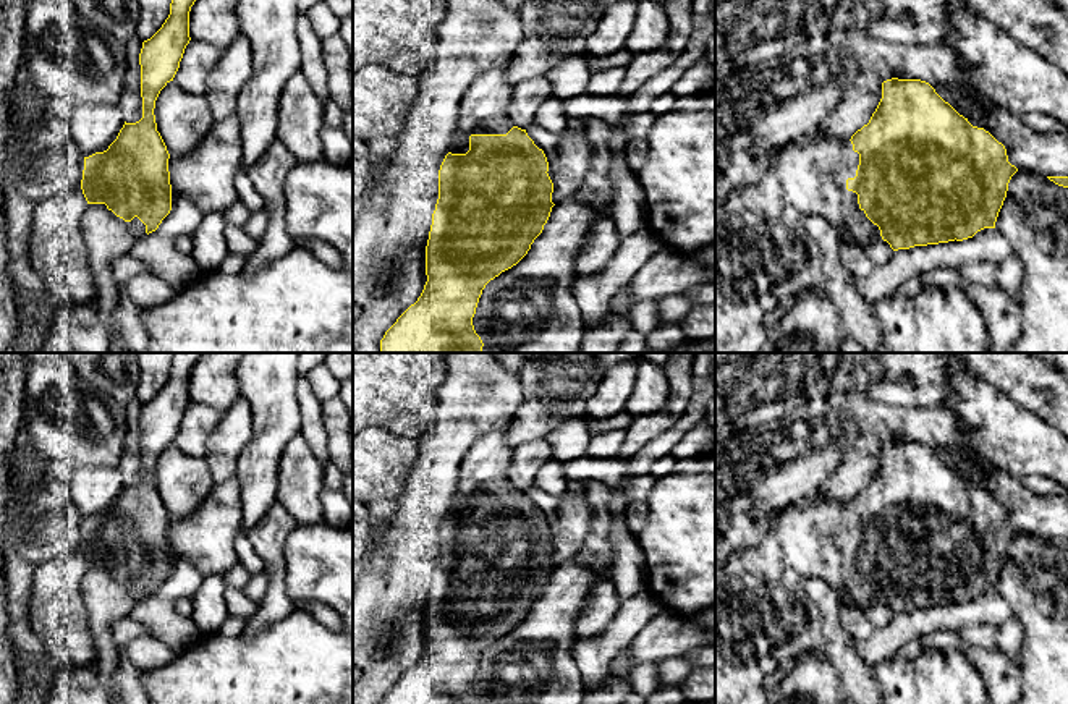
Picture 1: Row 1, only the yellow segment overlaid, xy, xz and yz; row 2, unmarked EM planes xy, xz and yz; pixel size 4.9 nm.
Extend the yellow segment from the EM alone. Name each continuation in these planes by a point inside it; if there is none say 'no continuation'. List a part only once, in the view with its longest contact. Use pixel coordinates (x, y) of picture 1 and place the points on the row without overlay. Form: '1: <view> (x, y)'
1: yz (813, 538)

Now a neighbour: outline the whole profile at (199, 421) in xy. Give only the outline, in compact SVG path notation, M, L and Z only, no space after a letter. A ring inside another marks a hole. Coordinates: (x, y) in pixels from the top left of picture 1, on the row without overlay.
M189 403L173 443L188 456L204 458L207 440L215 430L223 413L201 403Z

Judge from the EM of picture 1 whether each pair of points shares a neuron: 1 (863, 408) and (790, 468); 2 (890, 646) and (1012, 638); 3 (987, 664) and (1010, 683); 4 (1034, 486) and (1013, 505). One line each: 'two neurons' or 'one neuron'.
1: two neurons
2: two neurons
3: one neuron
4: two neurons

